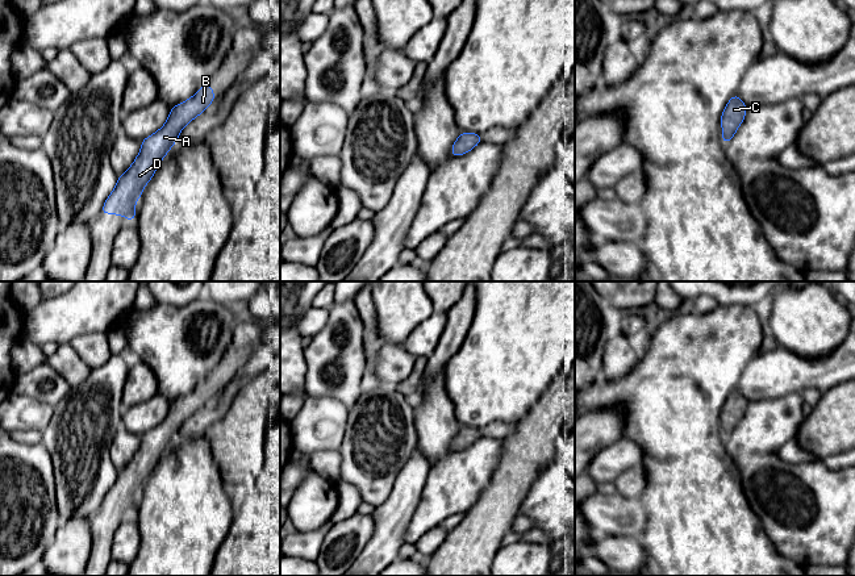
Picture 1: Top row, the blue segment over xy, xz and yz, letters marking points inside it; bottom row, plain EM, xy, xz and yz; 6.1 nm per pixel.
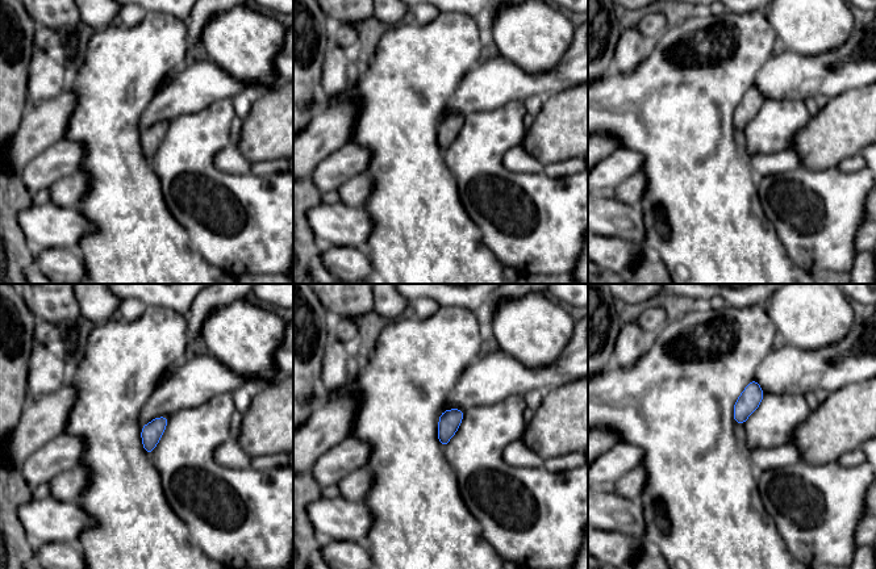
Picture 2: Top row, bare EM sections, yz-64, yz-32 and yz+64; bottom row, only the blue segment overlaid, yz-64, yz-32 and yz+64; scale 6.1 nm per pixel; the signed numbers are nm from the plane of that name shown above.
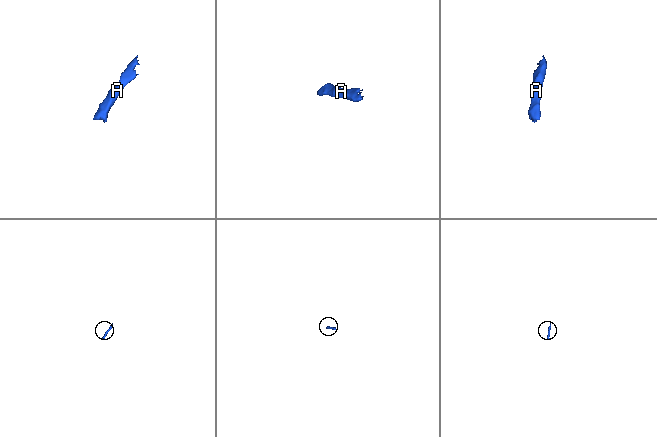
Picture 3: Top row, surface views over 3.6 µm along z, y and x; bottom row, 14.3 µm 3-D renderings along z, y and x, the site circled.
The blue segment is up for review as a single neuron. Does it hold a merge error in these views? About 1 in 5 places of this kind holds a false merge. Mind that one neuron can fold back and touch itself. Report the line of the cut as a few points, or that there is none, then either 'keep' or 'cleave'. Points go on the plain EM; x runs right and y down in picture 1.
cut none; keep

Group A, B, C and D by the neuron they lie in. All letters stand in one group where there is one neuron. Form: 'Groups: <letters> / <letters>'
Groups: A B C D

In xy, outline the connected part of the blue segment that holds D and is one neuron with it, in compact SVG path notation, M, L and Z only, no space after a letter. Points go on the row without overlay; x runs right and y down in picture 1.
M204 379L191 393L170 404L166 418L141 437L141 446L133 459L118 471L114 484L100 505L101 509L125 510L129 517L135 513L135 496L141 492L162 454L178 437L182 423L200 410L214 393L213 383Z

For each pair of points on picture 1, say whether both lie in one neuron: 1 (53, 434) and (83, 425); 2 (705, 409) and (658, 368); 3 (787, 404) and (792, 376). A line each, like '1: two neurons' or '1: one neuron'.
1: one neuron
2: one neuron
3: two neurons

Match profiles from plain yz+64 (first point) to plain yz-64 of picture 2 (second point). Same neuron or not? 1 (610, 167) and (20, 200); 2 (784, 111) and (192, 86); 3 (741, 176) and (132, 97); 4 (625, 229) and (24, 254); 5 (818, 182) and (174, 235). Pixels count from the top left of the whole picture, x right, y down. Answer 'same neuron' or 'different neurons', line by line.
1: different neurons
2: different neurons
3: same neuron
4: different neurons
5: different neurons

